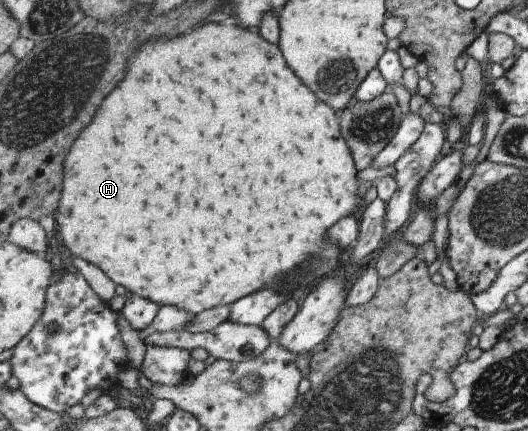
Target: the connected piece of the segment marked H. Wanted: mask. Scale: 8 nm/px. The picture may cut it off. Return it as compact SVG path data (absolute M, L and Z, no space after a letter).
M207 24L187 36L153 42L131 58L123 86L119 86L119 90L107 98L103 110L99 110L95 122L91 122L91 128L85 130L83 138L75 142L71 158L67 158L62 206L55 216L62 240L73 256L99 266L117 285L155 302L160 308L175 306L191 315L199 315L216 308L217 304L232 305L241 296L249 296L268 287L283 295L295 295L295 298L302 299L316 284L333 274L333 268L344 250L328 239L328 233L340 221L359 217L364 208L359 196L362 182L357 171L354 154L341 132L337 112L321 102L313 90L309 90L297 78L297 74L287 66L279 46L269 44L257 32L241 30L229 24Z

